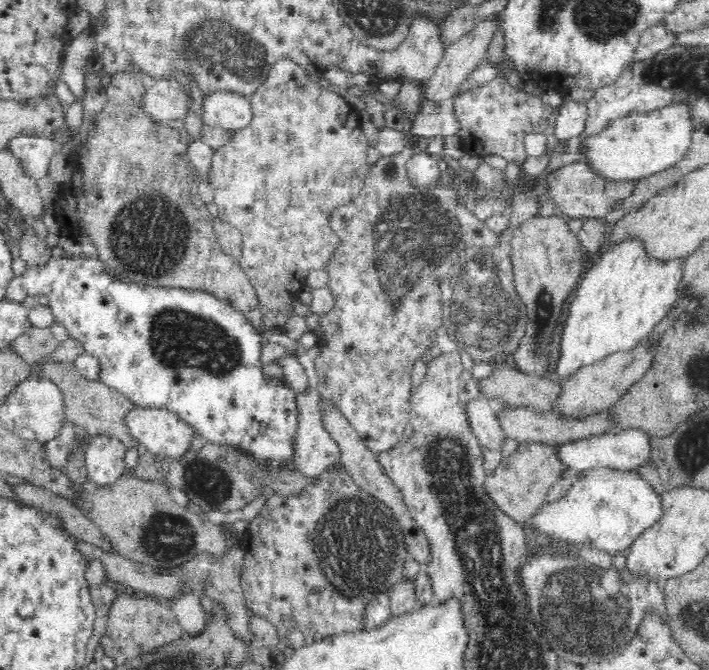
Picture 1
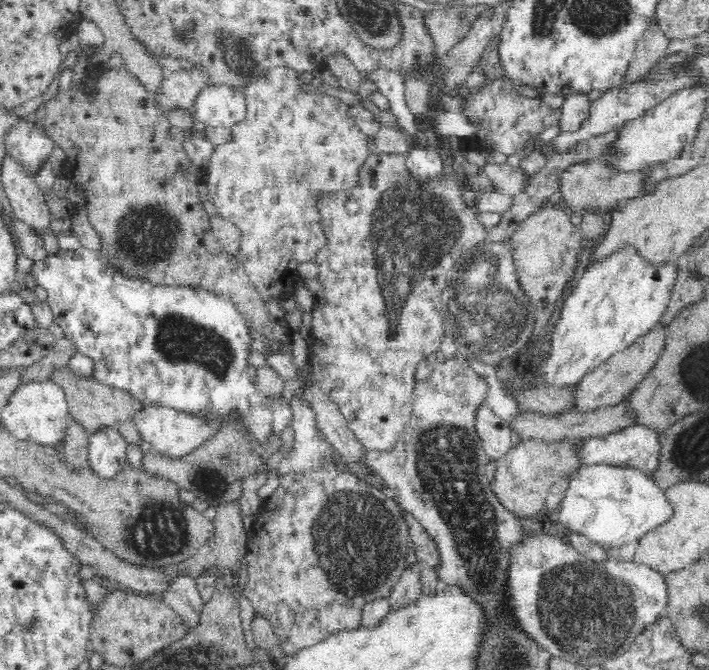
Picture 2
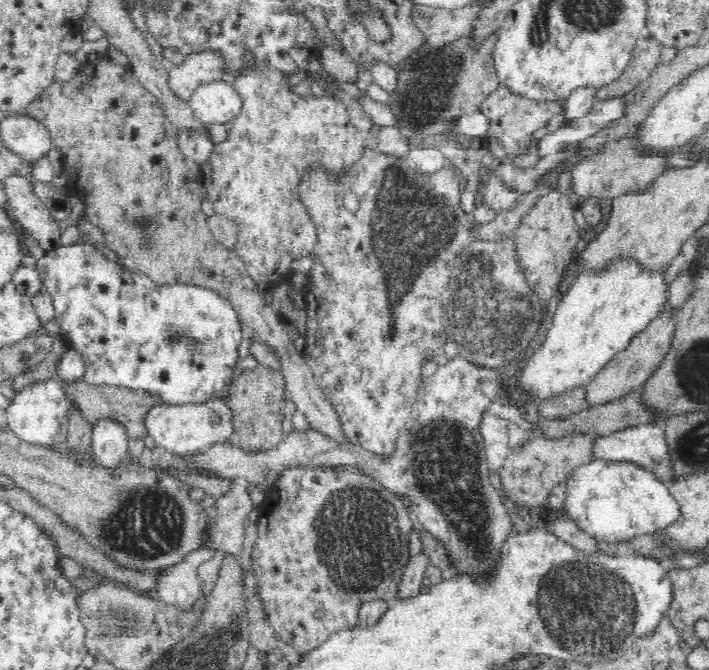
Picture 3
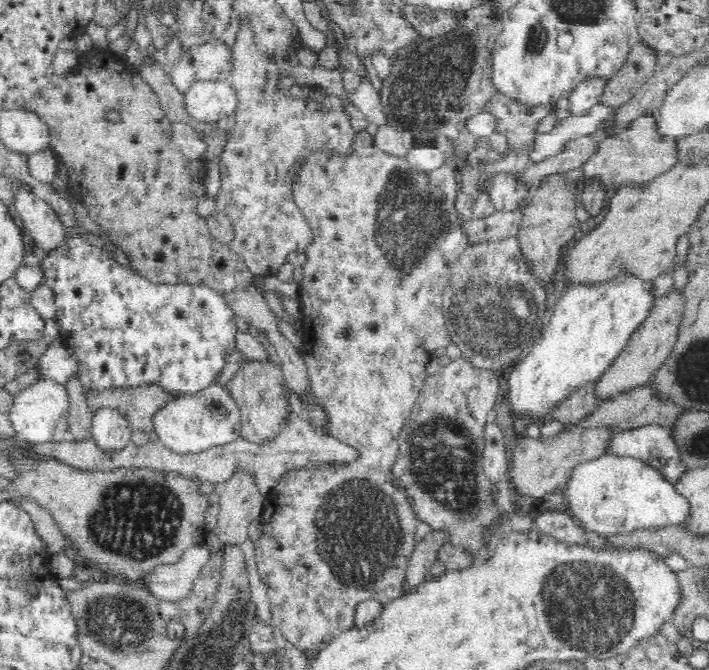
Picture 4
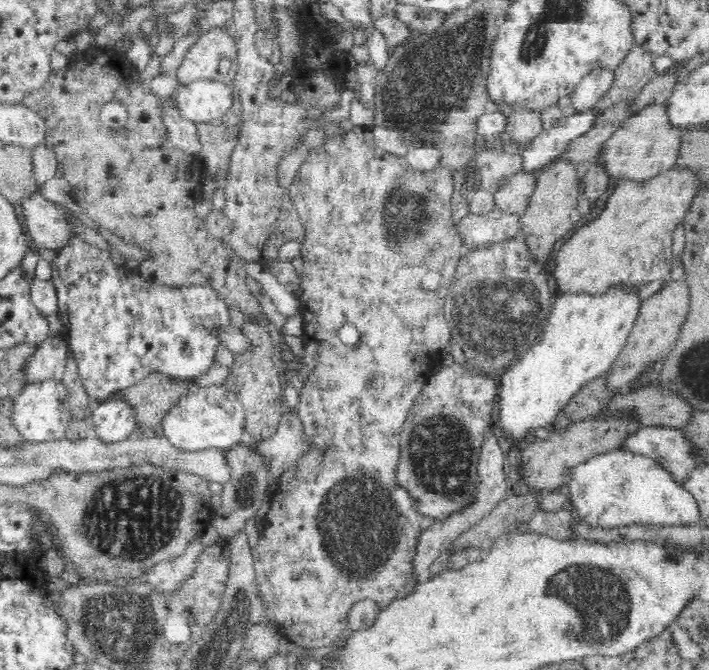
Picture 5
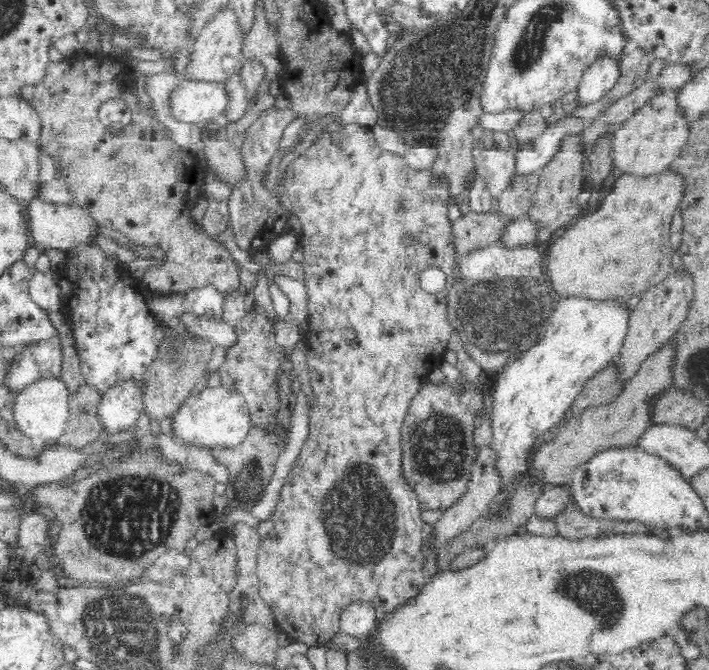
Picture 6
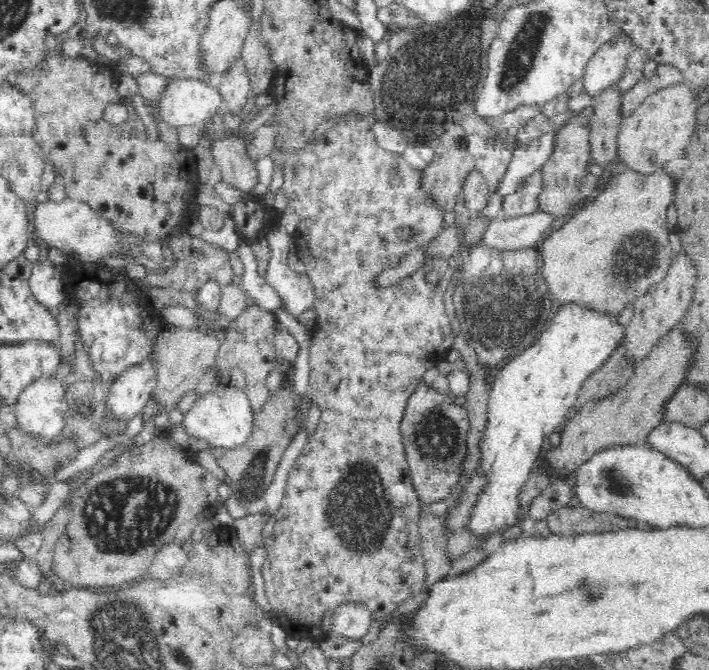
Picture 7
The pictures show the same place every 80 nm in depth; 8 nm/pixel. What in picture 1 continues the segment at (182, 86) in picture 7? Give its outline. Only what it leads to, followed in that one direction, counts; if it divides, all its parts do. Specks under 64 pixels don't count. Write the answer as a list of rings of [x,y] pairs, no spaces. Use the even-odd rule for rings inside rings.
[[[217,89],[204,92],[202,102],[202,122],[208,126],[219,126],[232,132],[244,127],[252,118],[251,104],[248,96]]]

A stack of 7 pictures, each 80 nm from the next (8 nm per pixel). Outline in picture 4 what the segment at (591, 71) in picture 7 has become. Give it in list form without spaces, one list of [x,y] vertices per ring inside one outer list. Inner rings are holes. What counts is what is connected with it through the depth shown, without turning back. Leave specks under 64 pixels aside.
[[[591,76],[580,81],[570,93],[570,112],[574,115],[583,115],[593,106],[600,103],[600,96],[604,94],[604,88],[608,84],[606,77]]]

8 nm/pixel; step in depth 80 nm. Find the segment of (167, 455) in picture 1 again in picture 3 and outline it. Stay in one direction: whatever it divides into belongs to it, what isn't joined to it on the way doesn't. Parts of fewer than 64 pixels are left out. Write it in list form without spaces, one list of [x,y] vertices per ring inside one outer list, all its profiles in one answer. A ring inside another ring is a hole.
[[[214,394],[204,402],[186,404],[163,404],[154,406],[146,414],[148,432],[155,444],[170,452],[171,457],[194,455],[207,447],[226,442],[234,436],[234,409],[228,405],[227,398]]]

